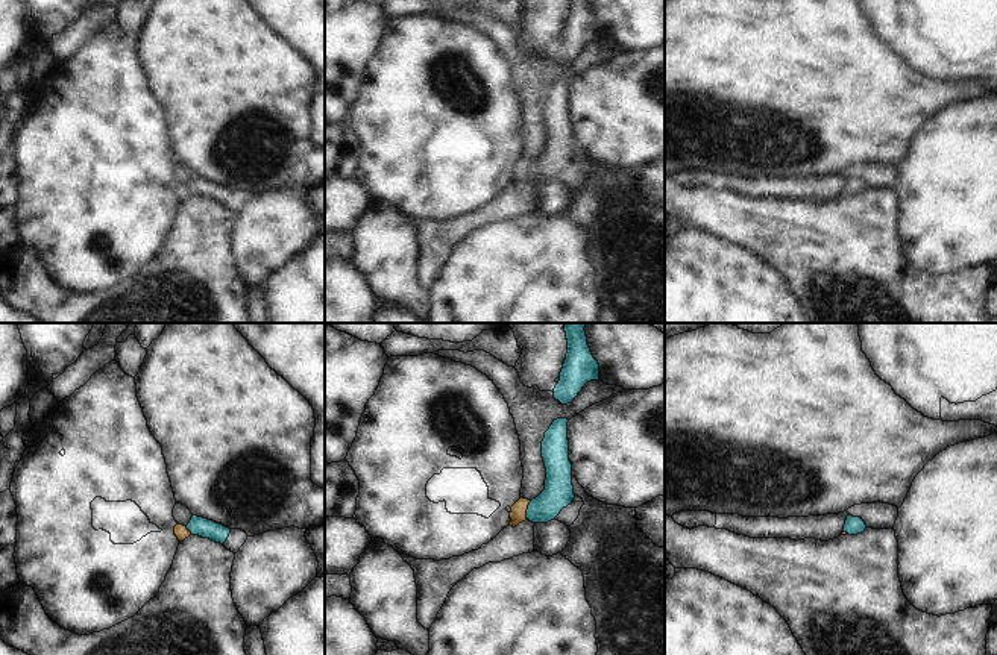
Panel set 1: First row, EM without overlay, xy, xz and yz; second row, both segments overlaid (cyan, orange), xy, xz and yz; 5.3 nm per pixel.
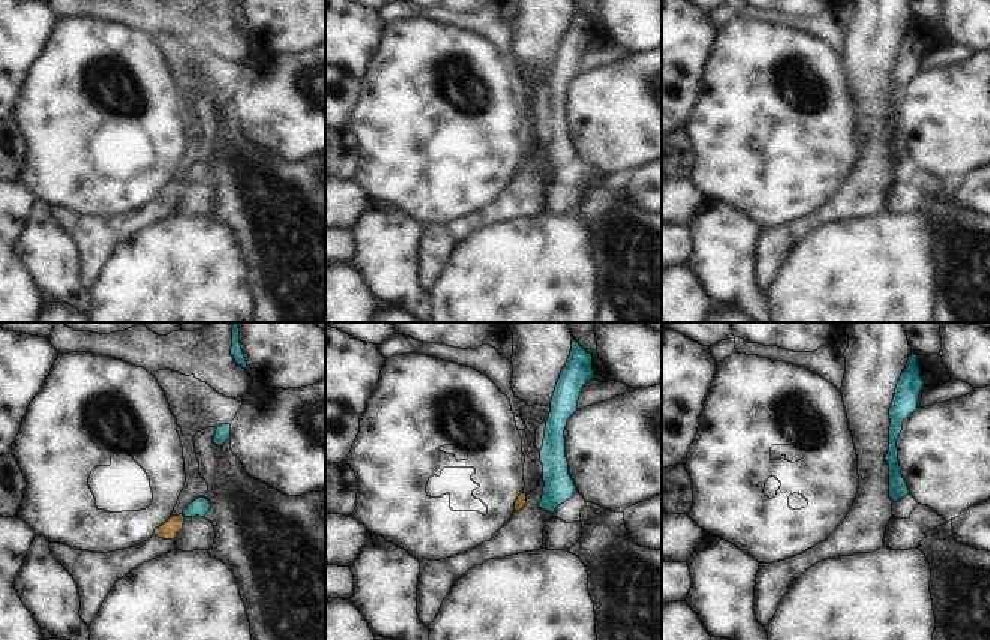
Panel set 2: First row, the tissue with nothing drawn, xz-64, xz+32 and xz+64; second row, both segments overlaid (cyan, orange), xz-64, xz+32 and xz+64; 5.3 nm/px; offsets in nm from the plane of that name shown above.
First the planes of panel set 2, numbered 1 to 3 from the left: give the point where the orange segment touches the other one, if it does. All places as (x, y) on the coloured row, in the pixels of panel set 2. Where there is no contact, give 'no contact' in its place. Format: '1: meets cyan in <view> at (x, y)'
1: no contact
2: no contact
3: no contact

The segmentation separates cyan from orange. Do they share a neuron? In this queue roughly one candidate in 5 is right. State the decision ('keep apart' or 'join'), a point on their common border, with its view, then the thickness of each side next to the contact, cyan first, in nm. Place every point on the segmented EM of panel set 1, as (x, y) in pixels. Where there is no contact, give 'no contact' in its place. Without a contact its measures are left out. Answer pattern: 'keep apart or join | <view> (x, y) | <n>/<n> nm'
join | xz (527, 510) | 160/90 nm

